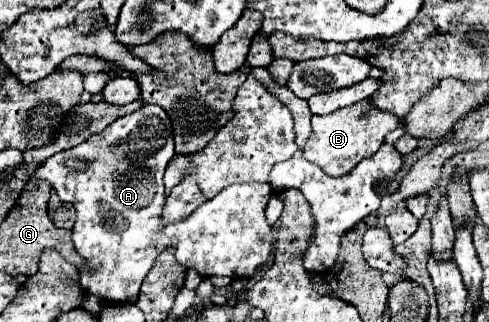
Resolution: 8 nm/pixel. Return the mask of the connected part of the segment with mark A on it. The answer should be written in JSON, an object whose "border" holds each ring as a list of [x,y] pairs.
{"border":[[[144,105],[140,111],[124,115],[108,125],[102,133],[88,141],[52,155],[38,165],[30,177],[28,187],[36,187],[40,181],[48,181],[62,201],[70,201],[76,209],[76,223],[72,229],[72,241],[76,251],[86,261],[86,271],[80,271],[80,287],[84,293],[95,295],[104,301],[134,303],[142,285],[142,279],[150,271],[156,255],[168,247],[175,249],[177,261],[196,269],[202,277],[254,277],[262,269],[272,253],[274,227],[266,219],[266,205],[272,195],[270,185],[242,183],[230,185],[214,199],[206,201],[190,217],[174,223],[162,223],[160,213],[166,203],[166,191],[162,183],[164,169],[174,155],[174,133],[166,111],[158,105]]]}

